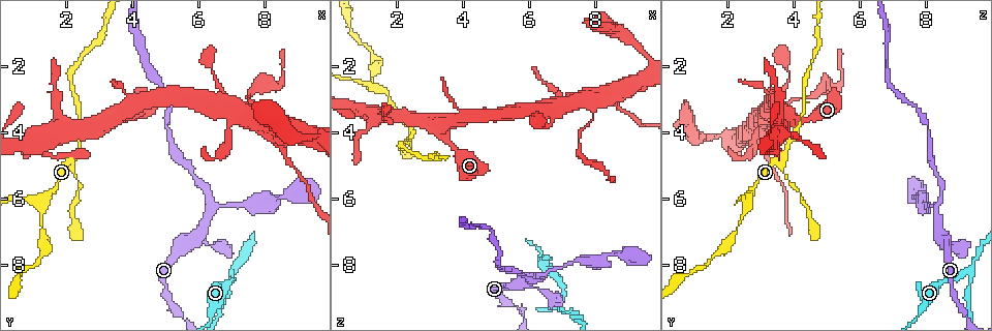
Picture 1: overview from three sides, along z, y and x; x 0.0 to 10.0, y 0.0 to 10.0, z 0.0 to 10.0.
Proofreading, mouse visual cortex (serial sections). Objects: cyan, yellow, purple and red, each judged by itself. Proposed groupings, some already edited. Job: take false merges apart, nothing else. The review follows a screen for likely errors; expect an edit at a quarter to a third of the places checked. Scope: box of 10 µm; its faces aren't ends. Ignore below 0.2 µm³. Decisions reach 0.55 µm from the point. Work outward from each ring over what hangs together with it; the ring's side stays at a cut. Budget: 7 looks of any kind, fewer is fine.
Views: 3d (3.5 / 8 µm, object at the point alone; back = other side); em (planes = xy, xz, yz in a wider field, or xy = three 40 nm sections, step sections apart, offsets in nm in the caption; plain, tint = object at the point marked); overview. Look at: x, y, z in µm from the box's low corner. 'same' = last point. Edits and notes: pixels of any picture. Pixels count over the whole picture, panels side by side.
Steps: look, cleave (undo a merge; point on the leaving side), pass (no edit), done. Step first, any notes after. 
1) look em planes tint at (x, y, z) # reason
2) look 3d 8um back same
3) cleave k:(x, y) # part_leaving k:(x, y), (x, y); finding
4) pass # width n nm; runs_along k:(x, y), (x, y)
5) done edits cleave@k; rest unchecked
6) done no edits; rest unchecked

look 3d 3.5um at (7.00, 8.15, 9.35) # abrupt turn

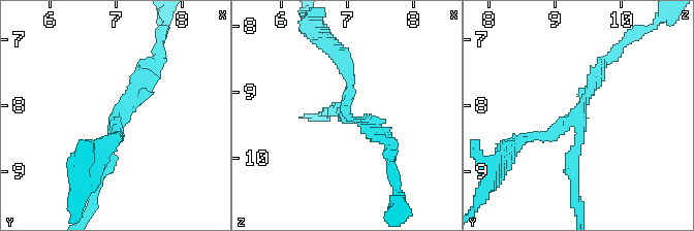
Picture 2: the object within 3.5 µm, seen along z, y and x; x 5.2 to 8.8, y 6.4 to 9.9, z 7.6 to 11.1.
look em xy step 3 tint at (7.00, 8.15, 9.30) # now the EM

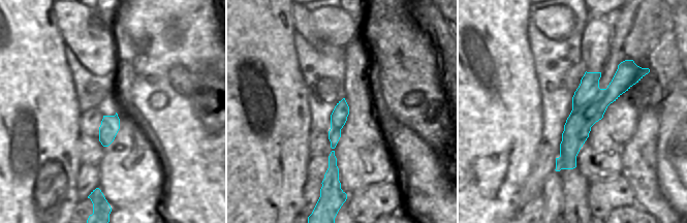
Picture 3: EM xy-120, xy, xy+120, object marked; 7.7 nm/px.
cleave 2:(572, 160) # width 130 nm; border 3:(601, 89), (593, 98), (572, 109); two cells meet here

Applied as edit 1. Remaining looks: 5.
look overview # see it whole again

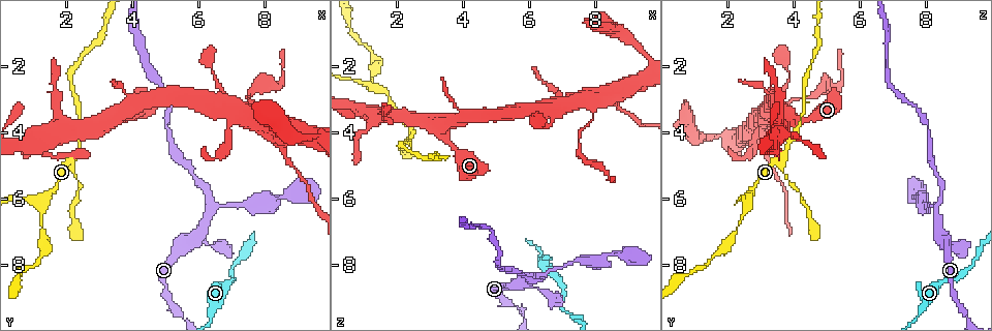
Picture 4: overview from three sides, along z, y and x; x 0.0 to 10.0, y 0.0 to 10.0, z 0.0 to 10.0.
look 3d 3.5um at (6.25, 6.40, 8.30) # branch point

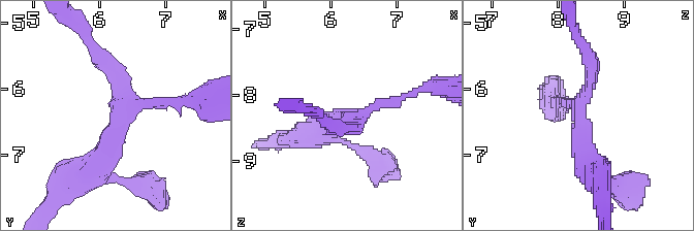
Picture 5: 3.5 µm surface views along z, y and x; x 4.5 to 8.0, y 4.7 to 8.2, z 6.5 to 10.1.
look em planes tint at (6.30, 6.50, 8.30) # arms 3; arm_widths 150, 150, 400 nm; now the EM

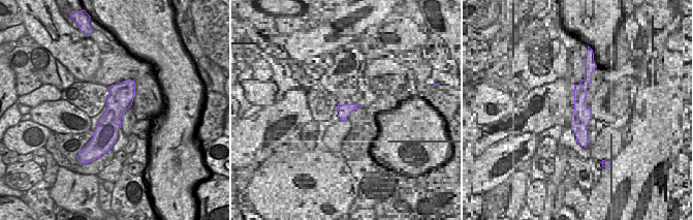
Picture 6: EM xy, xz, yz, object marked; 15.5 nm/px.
pass # width 380 nm; runs_along 5:(82, 172), (135, 103), (177, 100); one cell here

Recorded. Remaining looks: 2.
look 3d 3.5um back at (8.60, 4.30, 2.90) # two arms in line, one across

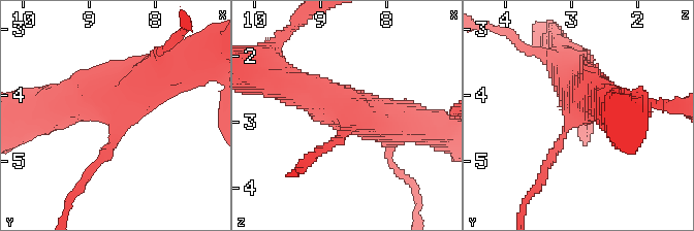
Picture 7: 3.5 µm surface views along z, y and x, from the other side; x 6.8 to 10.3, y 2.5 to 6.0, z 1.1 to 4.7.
look em xy step 5 tint at (8.65, 4.30, 2.90) # arms 3; arm_widths 150, 500, 600 nm; now the EM

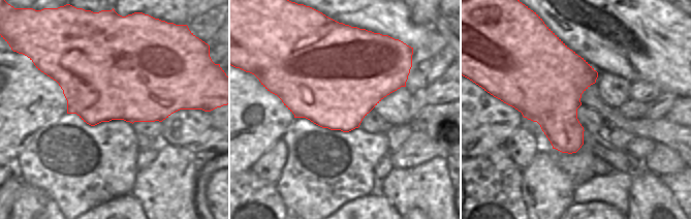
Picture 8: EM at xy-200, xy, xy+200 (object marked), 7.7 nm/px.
pass # all the same cell

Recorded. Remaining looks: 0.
done edits cleave@2; rest unchecked

